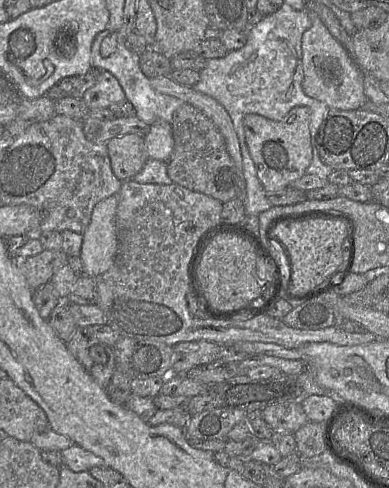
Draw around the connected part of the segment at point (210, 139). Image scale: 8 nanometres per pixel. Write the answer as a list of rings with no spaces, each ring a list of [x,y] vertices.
[[[189,103],[180,106],[171,121],[174,150],[167,161],[169,178],[182,187],[226,203],[237,196],[237,169],[225,140],[214,123]]]

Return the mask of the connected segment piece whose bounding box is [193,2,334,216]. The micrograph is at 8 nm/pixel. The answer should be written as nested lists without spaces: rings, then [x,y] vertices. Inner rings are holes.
[[[283,3],[281,8],[263,19],[247,31],[247,42],[238,50],[229,51],[224,57],[207,60],[200,73],[198,83],[193,86],[220,103],[229,114],[237,134],[243,161],[243,173],[246,184],[245,213],[258,216],[272,206],[266,192],[257,177],[257,171],[250,156],[245,140],[244,118],[248,114],[258,114],[273,121],[282,120],[288,112],[298,106],[311,110],[309,129],[313,159],[306,174],[327,179],[332,170],[320,158],[317,147],[319,128],[325,119],[329,107],[305,94],[302,88],[302,36],[312,26],[312,13],[309,9],[296,10]]]

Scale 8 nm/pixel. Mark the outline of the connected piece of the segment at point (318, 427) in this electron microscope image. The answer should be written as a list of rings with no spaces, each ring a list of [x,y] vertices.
[[[308,421],[294,434],[297,454],[307,458],[328,453],[328,426],[324,422]]]

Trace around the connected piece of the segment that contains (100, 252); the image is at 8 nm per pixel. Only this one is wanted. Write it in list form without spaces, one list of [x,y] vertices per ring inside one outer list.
[[[118,193],[99,201],[93,208],[89,225],[82,237],[80,257],[85,275],[91,278],[105,273],[112,266],[117,249],[115,217]]]

